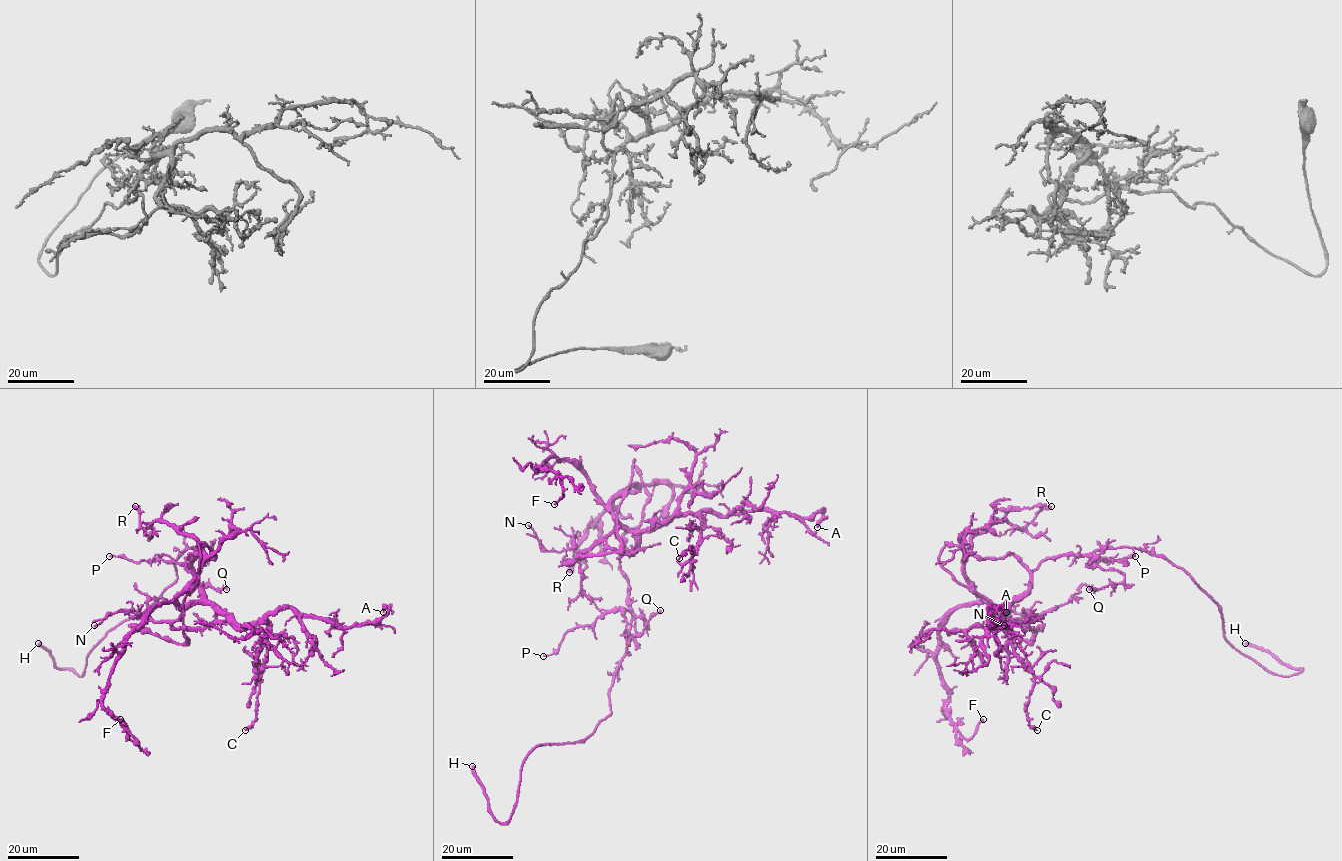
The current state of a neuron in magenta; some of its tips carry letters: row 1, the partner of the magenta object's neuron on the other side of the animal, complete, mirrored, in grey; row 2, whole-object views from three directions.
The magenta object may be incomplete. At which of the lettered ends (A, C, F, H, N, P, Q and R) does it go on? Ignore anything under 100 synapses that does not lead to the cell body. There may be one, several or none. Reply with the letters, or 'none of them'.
H

